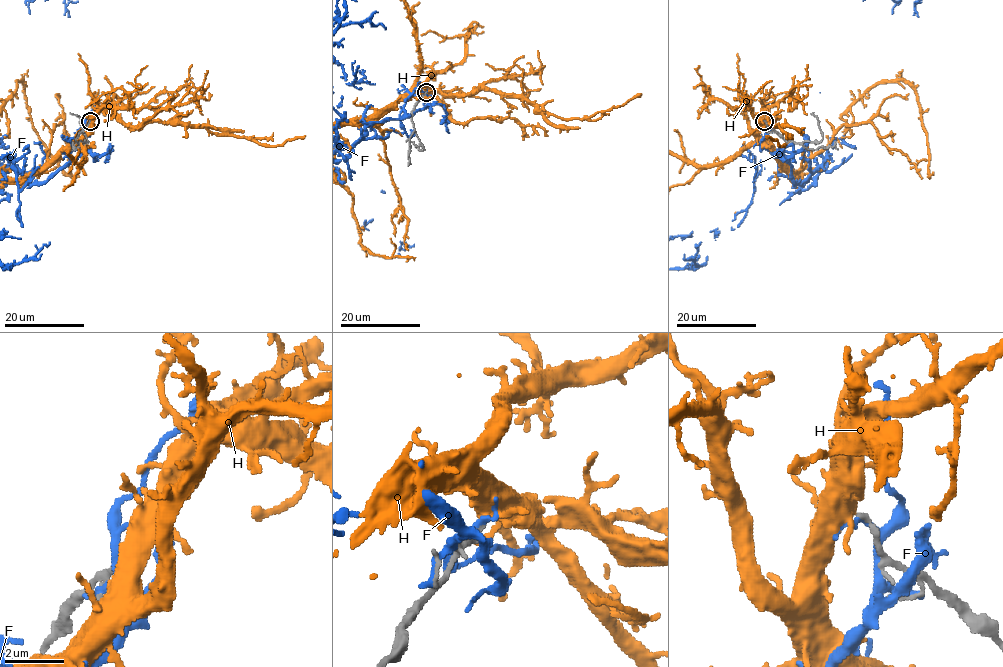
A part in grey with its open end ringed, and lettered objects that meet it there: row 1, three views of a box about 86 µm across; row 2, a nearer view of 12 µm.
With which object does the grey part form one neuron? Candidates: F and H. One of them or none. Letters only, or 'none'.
none

